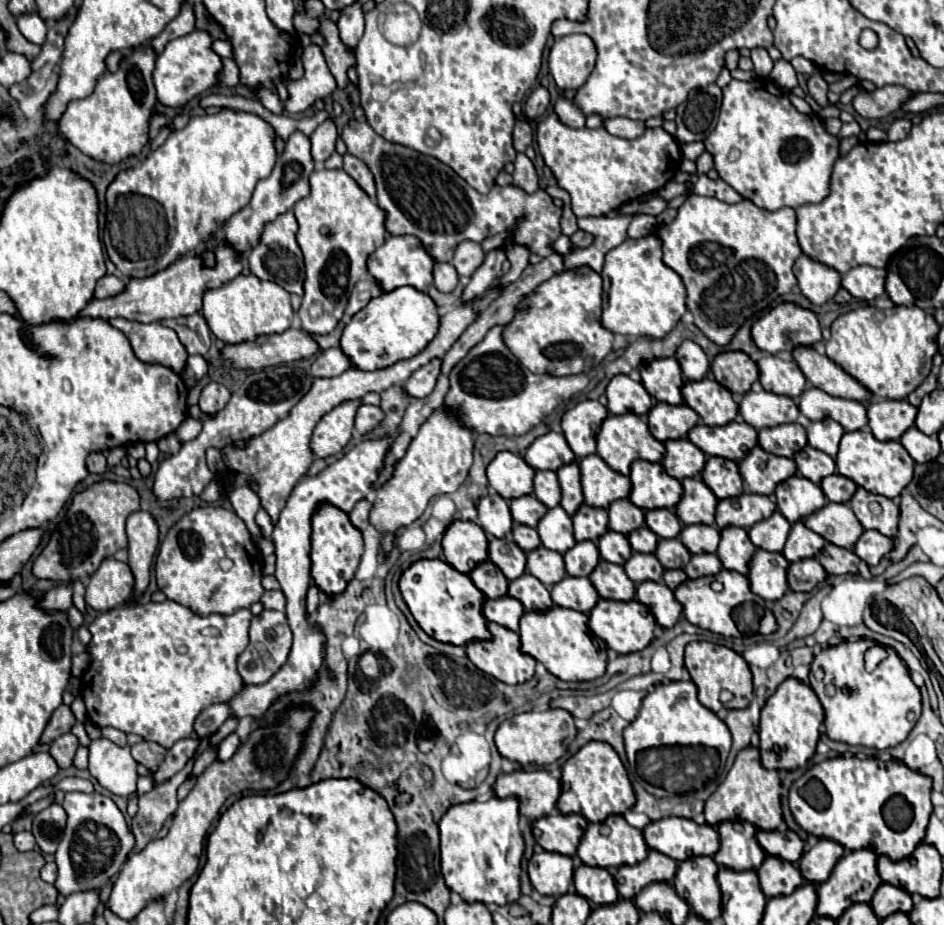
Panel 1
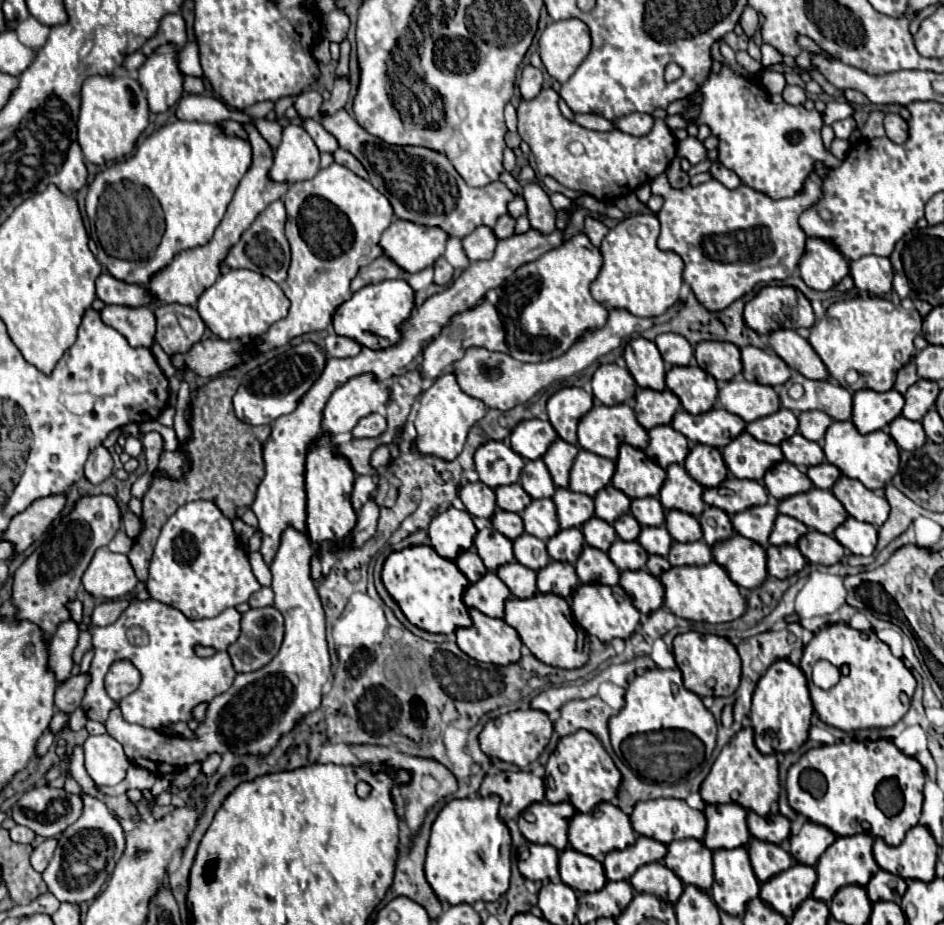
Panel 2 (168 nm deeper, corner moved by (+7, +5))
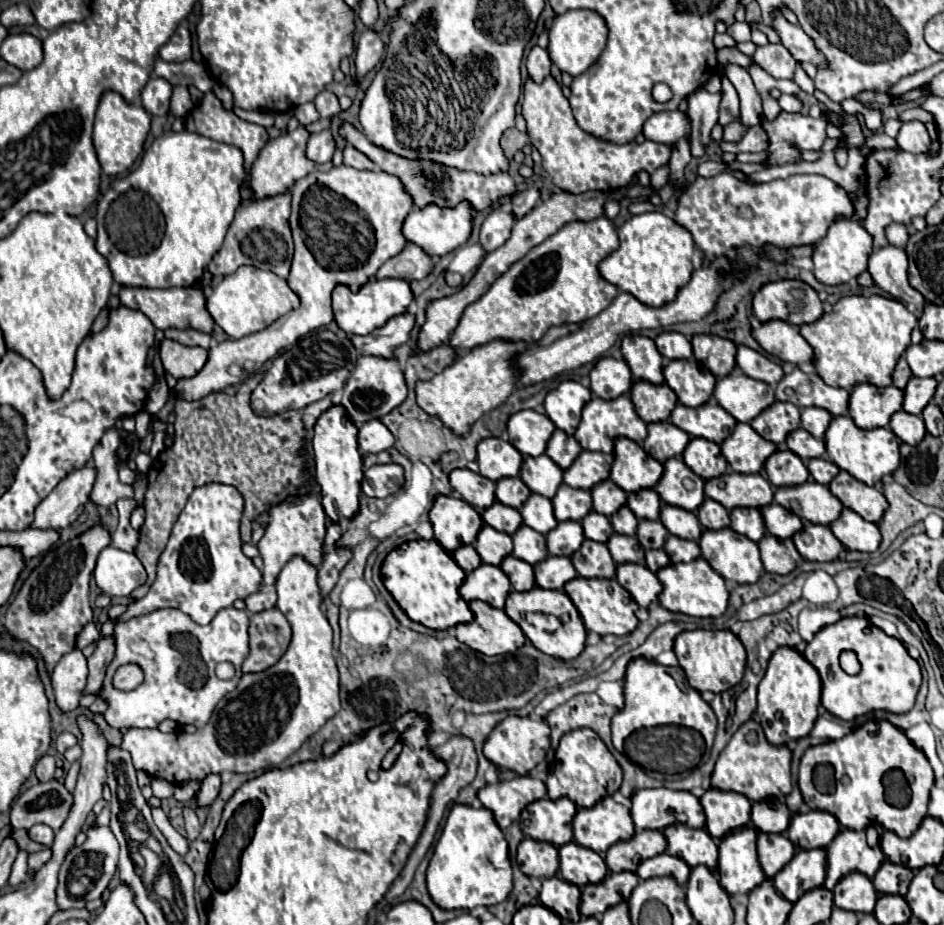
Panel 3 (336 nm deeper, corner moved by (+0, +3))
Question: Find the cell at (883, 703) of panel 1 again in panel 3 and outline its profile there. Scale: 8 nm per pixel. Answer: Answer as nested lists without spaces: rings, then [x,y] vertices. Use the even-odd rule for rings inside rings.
[[[842,617],[840,621],[822,627],[806,645],[804,657],[818,669],[822,677],[822,705],[832,715],[852,721],[874,709],[906,713],[914,707],[916,691],[920,689],[920,665],[912,659],[900,639],[886,635],[866,617]],[[842,651],[854,651],[862,665],[858,675],[848,675],[840,669],[838,657]]]

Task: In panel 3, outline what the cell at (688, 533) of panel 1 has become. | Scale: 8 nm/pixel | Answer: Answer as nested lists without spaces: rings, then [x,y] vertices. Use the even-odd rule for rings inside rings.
[[[662,505],[660,509],[660,523],[668,529],[670,535],[698,541],[702,535],[700,521],[692,511],[686,511],[682,507],[672,507],[672,505]]]

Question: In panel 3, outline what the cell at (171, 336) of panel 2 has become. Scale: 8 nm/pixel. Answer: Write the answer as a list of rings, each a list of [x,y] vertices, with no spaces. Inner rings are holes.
[[[166,329],[164,335],[172,341],[178,341],[186,347],[202,347],[202,349],[208,349],[210,347],[210,335],[206,333],[200,333],[196,329]]]

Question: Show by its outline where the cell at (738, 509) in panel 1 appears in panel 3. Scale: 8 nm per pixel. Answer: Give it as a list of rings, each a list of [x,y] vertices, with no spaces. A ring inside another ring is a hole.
[[[724,473],[720,477],[708,479],[704,493],[706,497],[722,503],[726,509],[764,507],[774,501],[772,485],[760,473]]]

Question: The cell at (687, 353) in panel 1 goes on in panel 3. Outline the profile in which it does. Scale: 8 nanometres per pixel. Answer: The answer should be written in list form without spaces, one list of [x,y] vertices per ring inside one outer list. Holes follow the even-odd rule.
[[[676,331],[660,333],[656,337],[656,347],[666,359],[692,359],[694,357],[690,341],[682,333],[676,333]]]

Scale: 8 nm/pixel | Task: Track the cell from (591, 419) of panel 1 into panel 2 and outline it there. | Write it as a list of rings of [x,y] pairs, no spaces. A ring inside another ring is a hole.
[[[567,387],[557,391],[549,399],[547,415],[557,435],[567,443],[577,445],[577,425],[581,417],[589,413],[591,407],[593,407],[593,395],[589,395],[579,387]]]

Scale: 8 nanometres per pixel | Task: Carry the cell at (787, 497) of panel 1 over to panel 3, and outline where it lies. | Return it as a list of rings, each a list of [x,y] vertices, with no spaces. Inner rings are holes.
[[[788,449],[774,451],[764,463],[764,471],[766,471],[768,481],[774,487],[798,485],[798,483],[804,483],[810,477],[804,461]]]

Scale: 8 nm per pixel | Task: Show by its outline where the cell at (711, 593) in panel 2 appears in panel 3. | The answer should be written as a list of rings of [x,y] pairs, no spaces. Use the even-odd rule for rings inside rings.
[[[702,557],[688,563],[670,563],[658,569],[656,577],[662,583],[662,591],[658,601],[668,611],[694,615],[694,617],[720,617],[728,607],[728,589],[724,585],[724,577],[720,577]]]

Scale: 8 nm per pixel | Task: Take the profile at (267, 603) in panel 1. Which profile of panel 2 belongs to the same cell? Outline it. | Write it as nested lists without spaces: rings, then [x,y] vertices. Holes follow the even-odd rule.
[[[261,587],[257,593],[253,593],[253,597],[249,599],[251,607],[267,607],[273,605],[273,589],[271,587]]]

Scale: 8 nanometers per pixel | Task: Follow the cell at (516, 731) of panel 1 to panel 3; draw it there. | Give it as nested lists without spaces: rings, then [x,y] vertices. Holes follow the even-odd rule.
[[[506,717],[502,723],[496,725],[496,729],[490,733],[490,737],[484,743],[484,755],[488,761],[492,761],[498,767],[516,771],[518,775],[528,775],[550,749],[550,727],[542,719],[530,719],[530,717]]]

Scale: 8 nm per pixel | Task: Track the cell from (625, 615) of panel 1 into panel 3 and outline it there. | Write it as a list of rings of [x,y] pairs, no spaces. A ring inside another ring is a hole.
[[[576,577],[564,585],[564,591],[568,597],[574,601],[578,607],[586,629],[596,631],[598,635],[628,635],[636,629],[638,619],[636,619],[636,609],[638,603],[632,599],[616,579],[586,579],[586,577]]]

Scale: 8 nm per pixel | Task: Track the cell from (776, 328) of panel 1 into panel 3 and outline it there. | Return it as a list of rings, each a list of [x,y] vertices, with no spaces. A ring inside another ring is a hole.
[[[782,279],[766,283],[754,295],[754,315],[760,323],[782,319],[792,325],[804,325],[818,321],[822,313],[818,293],[804,281]]]

